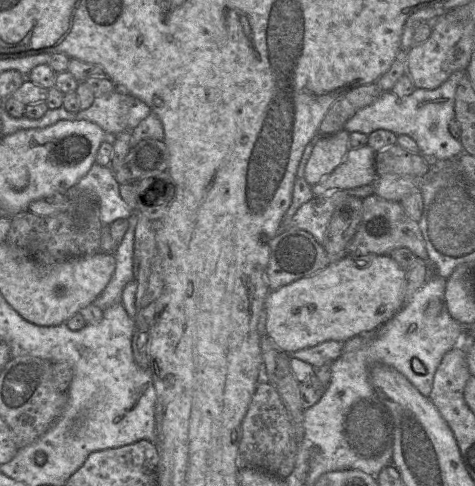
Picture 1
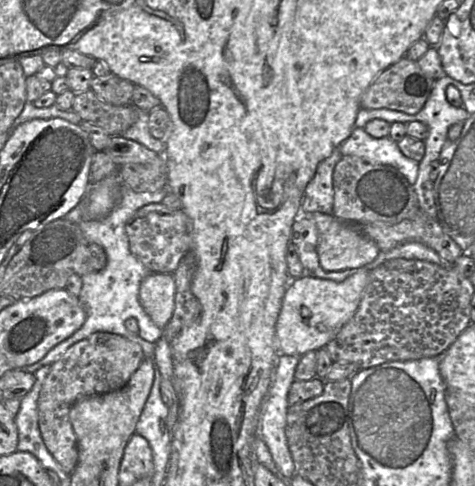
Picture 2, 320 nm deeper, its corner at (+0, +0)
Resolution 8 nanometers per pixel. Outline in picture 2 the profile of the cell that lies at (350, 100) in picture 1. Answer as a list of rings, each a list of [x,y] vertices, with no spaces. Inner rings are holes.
[[[403,57],[373,80],[360,98],[360,108],[389,109],[414,115],[423,108],[434,83],[435,80],[421,70],[417,61]]]

